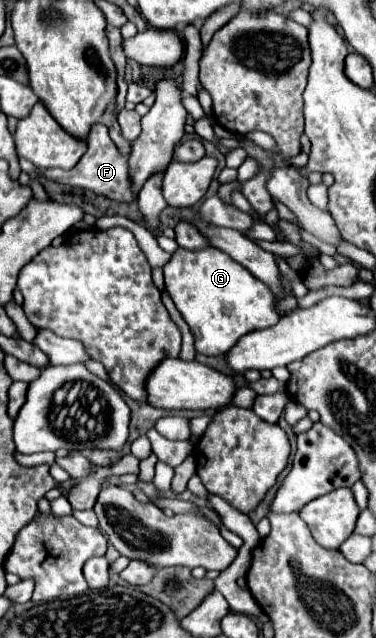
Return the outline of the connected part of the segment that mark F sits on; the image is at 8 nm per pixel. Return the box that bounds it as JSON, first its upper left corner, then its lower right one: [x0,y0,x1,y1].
[37,125,137,203]

